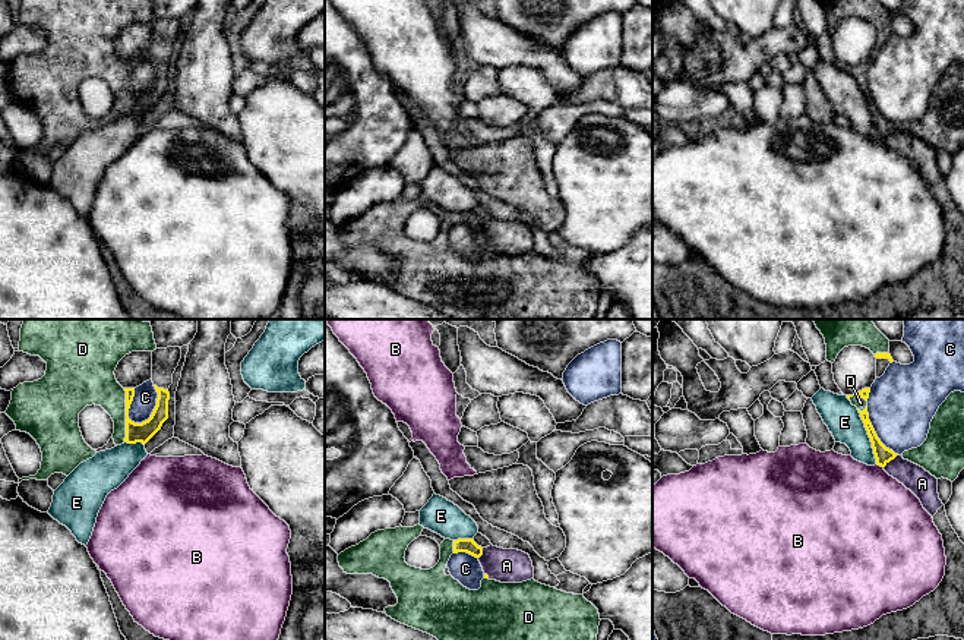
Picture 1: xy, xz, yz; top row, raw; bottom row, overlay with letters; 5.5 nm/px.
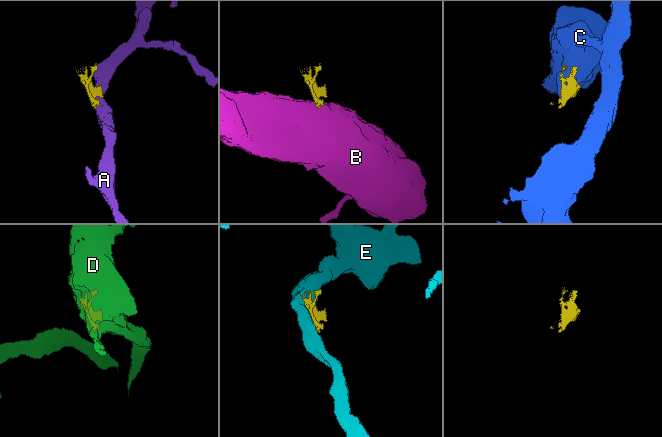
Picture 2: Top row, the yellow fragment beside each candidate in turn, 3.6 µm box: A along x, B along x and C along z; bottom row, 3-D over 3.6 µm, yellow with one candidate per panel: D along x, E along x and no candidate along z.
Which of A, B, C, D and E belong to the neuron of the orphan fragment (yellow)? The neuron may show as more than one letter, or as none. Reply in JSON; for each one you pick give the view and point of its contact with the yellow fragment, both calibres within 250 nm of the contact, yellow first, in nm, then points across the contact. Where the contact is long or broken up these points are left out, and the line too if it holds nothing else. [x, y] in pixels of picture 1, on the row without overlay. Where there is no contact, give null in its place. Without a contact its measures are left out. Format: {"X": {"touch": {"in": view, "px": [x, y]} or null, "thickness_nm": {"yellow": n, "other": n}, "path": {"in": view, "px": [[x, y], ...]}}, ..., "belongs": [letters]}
{"D": {"touch": {"in": "xy", "px": [126, 87]}, "thickness_nm": {"yellow": 110, "other": 240}}, "belongs": ["D"]}

